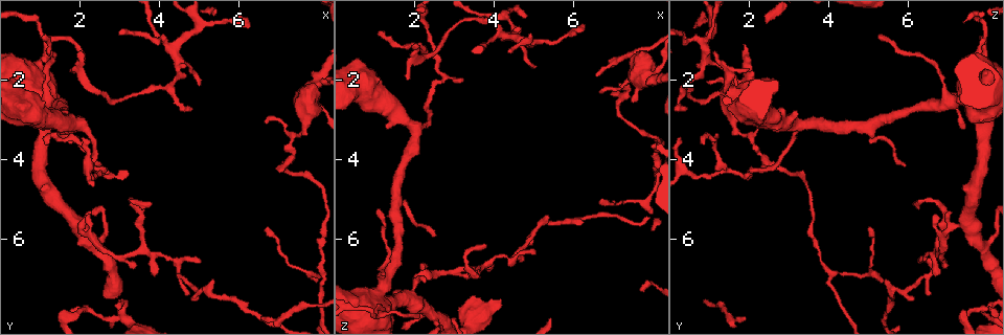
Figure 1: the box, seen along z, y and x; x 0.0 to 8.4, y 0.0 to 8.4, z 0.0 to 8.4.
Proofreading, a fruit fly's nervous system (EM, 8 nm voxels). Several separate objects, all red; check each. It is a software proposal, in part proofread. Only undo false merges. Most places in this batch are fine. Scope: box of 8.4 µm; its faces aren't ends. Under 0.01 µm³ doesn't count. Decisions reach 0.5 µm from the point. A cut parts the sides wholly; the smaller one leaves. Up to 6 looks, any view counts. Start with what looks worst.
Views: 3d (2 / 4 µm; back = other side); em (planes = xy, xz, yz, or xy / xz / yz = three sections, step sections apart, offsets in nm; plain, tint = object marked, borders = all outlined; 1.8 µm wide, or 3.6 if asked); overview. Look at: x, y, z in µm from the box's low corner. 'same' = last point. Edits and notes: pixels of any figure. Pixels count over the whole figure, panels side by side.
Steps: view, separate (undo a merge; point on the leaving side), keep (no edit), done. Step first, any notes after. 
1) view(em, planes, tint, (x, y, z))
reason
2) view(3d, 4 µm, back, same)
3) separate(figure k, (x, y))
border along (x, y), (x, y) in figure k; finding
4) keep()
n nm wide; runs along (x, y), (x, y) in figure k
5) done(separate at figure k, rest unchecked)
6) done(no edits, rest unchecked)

view(em, planes, plain, (4.40, 1.30, 0.90))
abrupt turn

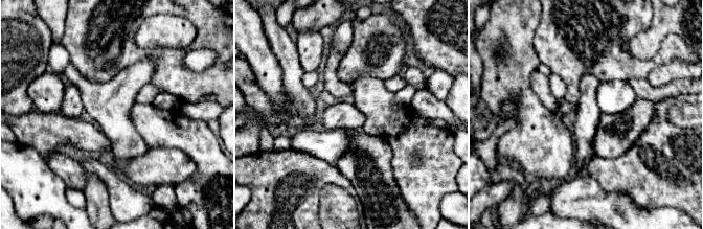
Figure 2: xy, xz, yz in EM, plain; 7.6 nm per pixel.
view(em, planes, tint, same)
where the object lies

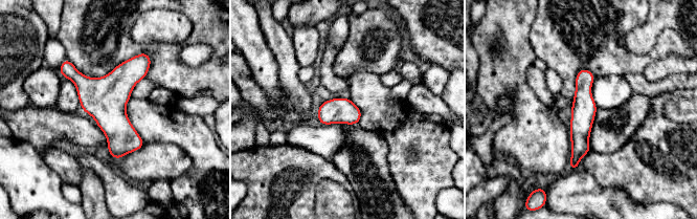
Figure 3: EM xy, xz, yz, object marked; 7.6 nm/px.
keep()
one cell here

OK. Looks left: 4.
view(em, 3.6 µm, planes, tint, (7.80, 2.25, 1.90))
a fork

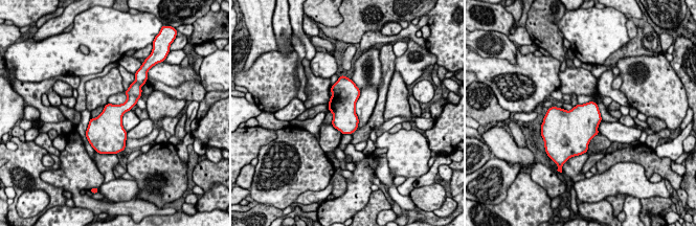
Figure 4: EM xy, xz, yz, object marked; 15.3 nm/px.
keep()
one cell here

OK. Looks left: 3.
view(em, planes, tint, (0.55, 2.60, 1.85))
sharp bend

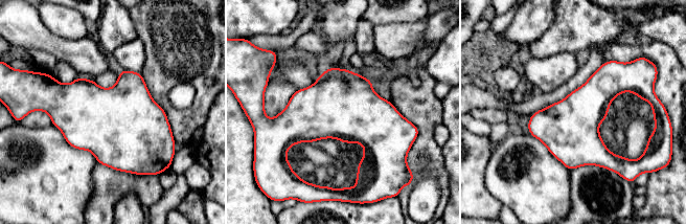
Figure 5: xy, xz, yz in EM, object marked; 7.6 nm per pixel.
keep()
continuous, no second cell

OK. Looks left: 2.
done(no edits, rest unchecked)

